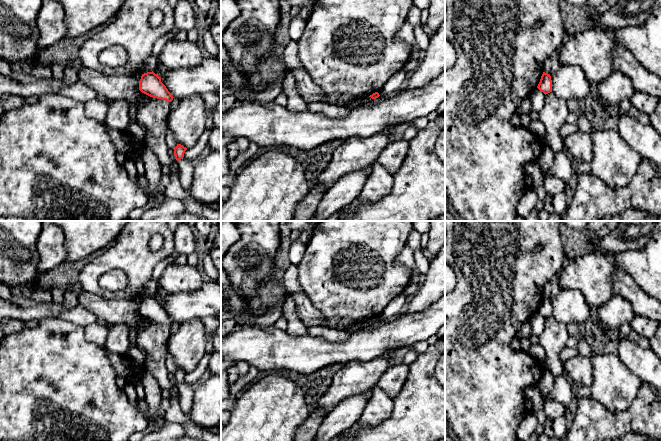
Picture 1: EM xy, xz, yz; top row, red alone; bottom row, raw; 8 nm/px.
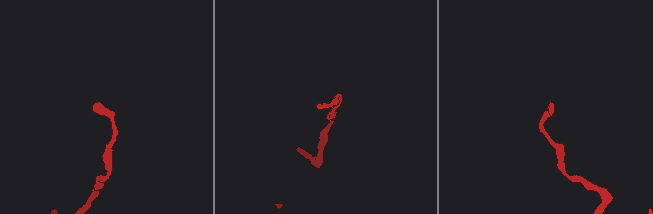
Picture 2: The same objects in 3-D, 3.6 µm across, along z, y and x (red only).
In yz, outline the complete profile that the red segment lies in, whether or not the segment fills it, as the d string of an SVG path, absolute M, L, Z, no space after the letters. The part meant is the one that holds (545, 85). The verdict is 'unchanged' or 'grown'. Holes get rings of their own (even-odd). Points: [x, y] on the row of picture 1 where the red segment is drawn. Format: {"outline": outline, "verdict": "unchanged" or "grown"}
{"outline": "M543 72L537 88L545 95L552 92L552 80L550 74Z", "verdict": "unchanged"}

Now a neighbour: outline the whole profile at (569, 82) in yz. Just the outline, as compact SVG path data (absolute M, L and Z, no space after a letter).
M561 65L560 68L550 73L552 80L552 92L558 97L568 101L570 99L587 99L590 95L590 82L584 71L575 65Z

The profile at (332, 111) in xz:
M312 102L307 104L307 110L315 113L324 114L329 118L344 118L346 117L353 109L347 106L338 106L328 104L326 102Z

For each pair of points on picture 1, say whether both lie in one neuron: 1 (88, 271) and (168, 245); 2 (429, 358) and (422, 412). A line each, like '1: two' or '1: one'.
1: one
2: one

